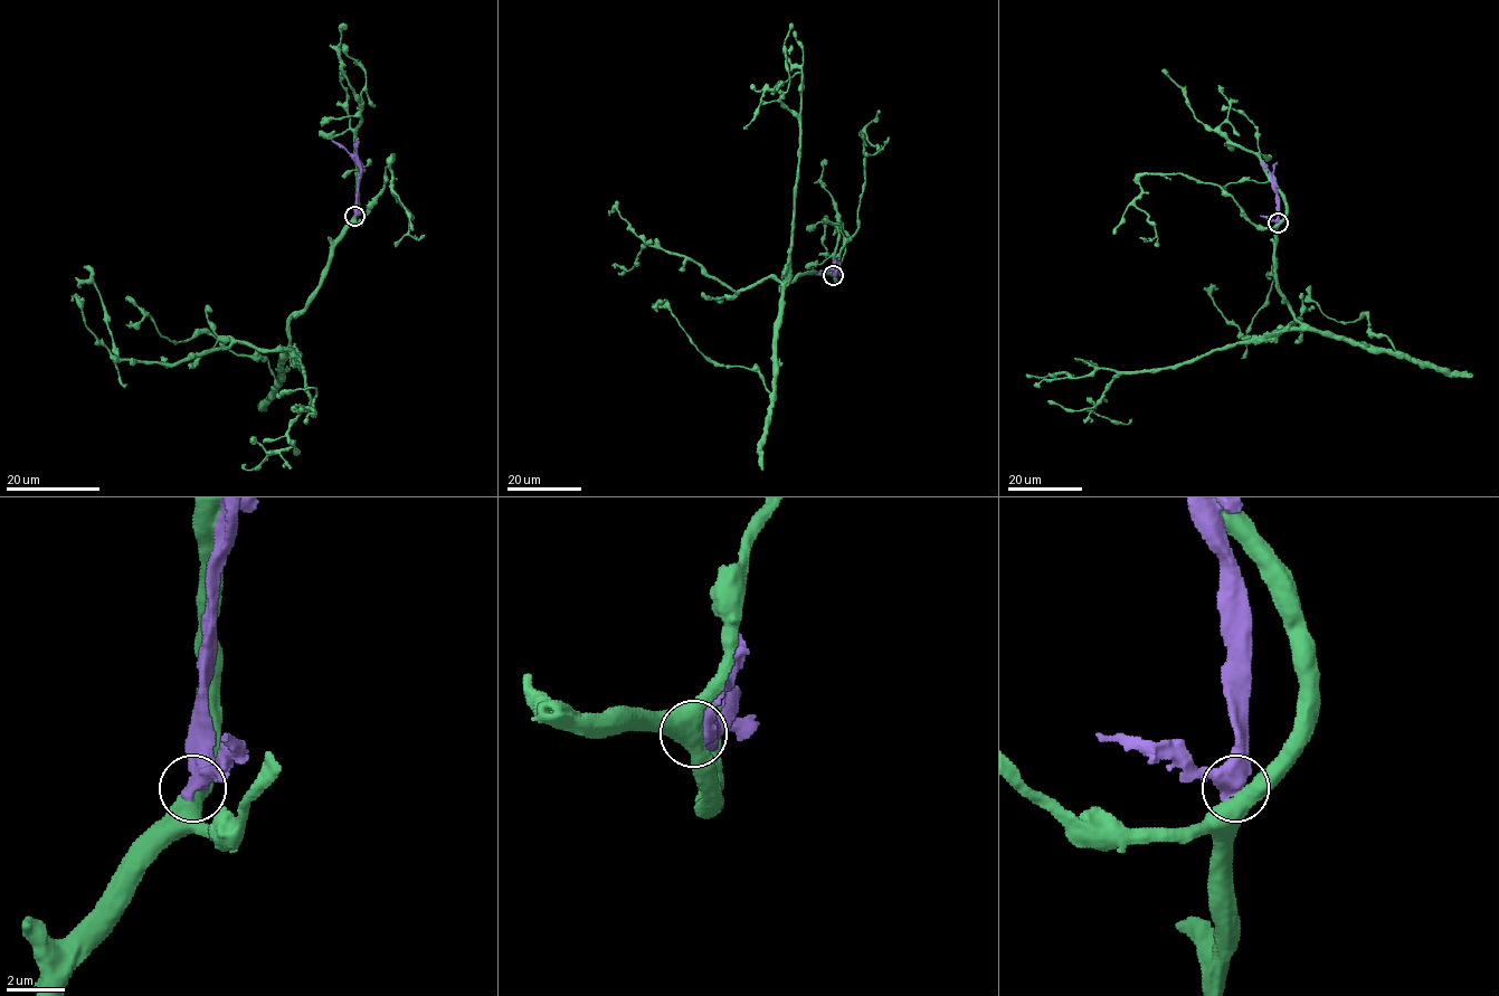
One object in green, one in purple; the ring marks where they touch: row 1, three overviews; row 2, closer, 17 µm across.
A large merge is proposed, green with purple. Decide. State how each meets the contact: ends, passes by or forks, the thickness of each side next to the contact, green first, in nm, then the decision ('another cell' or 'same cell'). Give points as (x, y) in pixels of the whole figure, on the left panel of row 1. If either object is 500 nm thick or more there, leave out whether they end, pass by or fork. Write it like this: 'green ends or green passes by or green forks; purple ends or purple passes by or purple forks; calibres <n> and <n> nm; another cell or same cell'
calibres 600 and 500 nm; another cell

